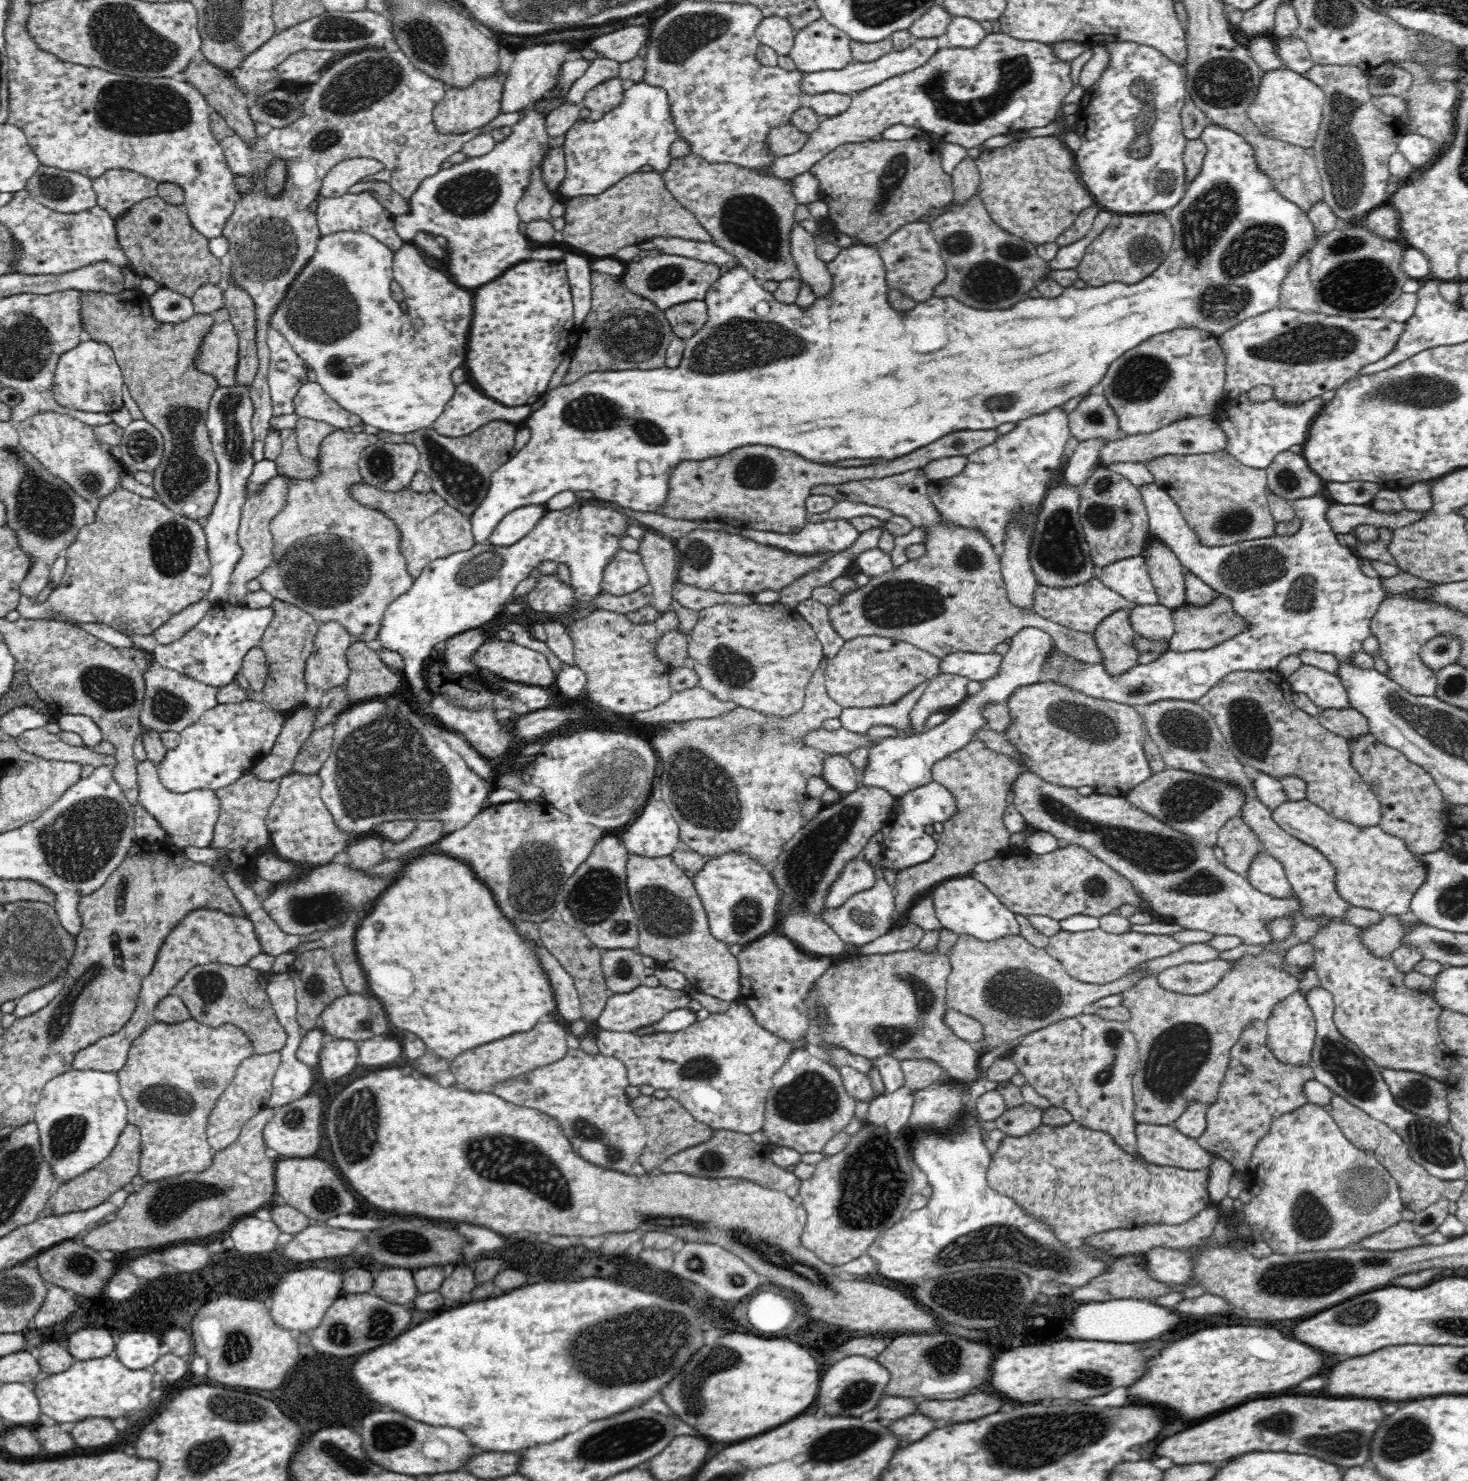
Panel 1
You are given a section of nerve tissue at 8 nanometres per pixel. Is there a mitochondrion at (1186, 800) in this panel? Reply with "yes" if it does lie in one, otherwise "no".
yes

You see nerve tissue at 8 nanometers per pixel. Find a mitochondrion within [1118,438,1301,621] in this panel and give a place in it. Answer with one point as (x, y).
(1234, 522)

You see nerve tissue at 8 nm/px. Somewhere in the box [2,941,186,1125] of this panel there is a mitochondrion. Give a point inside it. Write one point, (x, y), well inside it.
(60, 1018)

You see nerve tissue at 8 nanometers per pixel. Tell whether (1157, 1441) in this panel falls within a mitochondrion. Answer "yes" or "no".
no

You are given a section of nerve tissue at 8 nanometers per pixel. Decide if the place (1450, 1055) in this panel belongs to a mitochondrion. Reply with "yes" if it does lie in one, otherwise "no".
no

